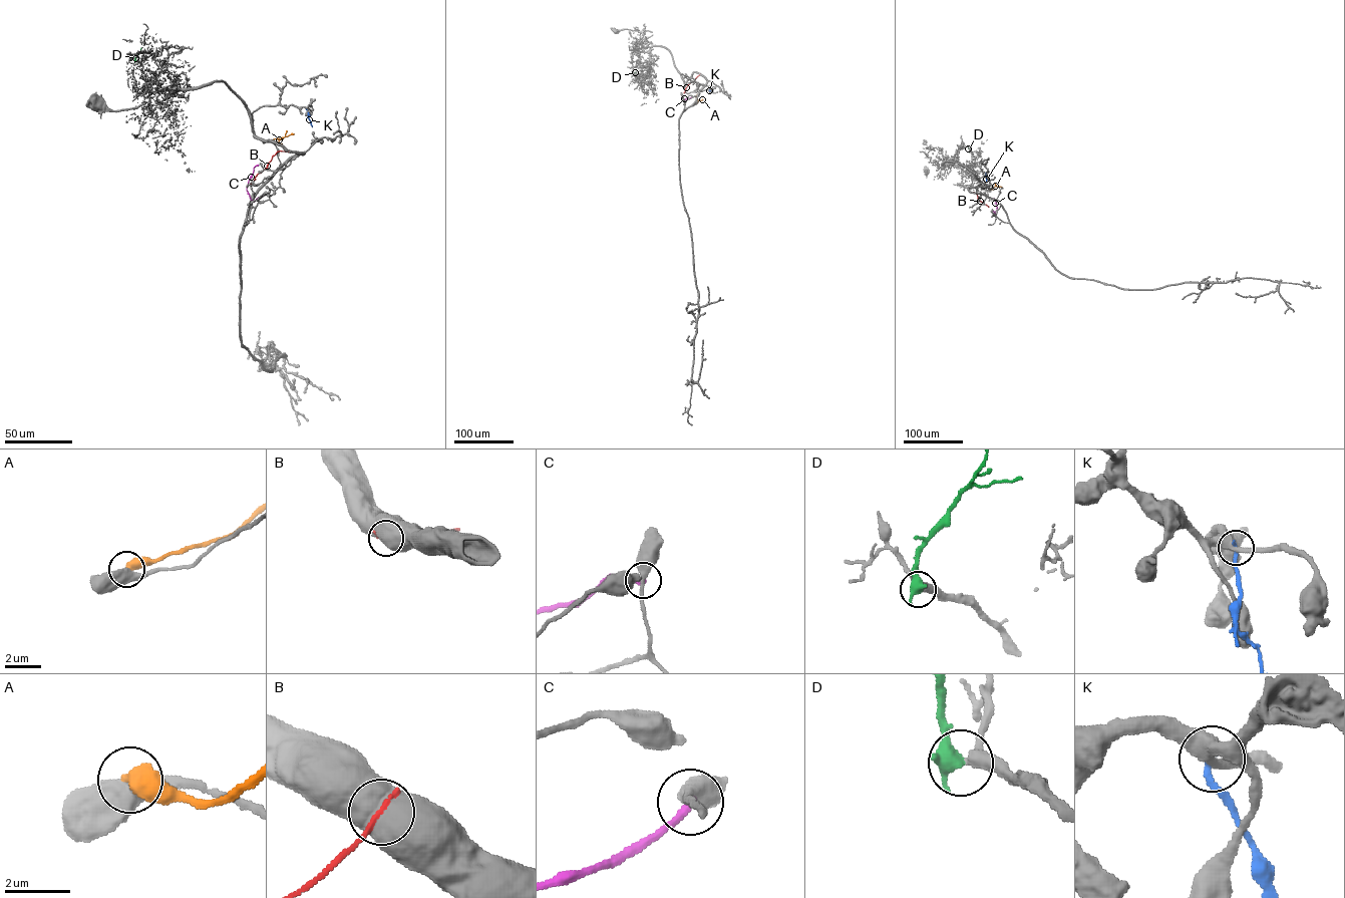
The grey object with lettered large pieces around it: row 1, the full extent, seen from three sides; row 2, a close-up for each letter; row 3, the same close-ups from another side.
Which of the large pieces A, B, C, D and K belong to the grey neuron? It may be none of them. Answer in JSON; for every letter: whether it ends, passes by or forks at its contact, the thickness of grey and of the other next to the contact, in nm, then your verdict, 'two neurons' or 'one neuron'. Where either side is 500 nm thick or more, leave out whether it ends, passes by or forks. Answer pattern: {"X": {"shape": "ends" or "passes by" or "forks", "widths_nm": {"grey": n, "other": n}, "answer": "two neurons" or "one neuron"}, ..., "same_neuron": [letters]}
{"A": {"widths_nm": {"grey": 550, "other": 600}, "answer": "two neurons"}, "B": {"widths_nm": {"grey": 800, "other": 180}, "answer": "two neurons"}, "C": {"shape": "ends", "widths_nm": {"grey": 280, "other": 280}, "answer": "two neurons"}, "D": {"widths_nm": {"grey": 340, "other": 550}, "answer": "one neuron"}, "K": {"shape": "ends", "widths_nm": {"grey": 400, "other": 220}, "answer": "two neurons"}, "same_neuron": ["D"]}

